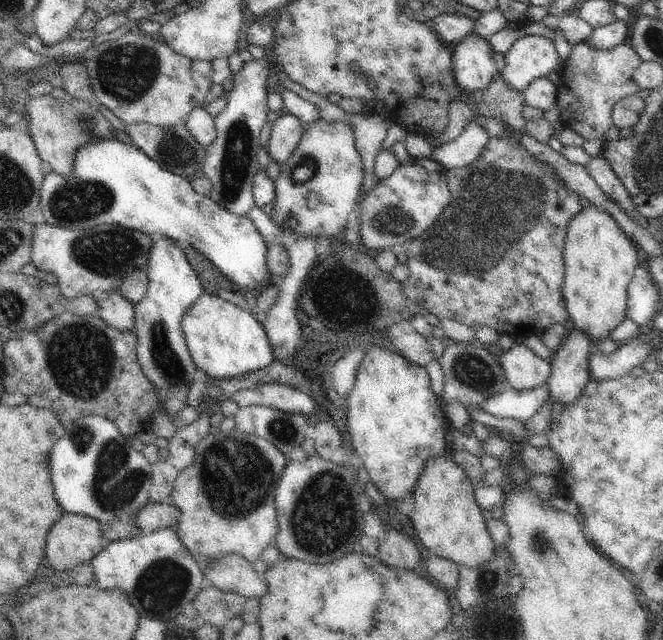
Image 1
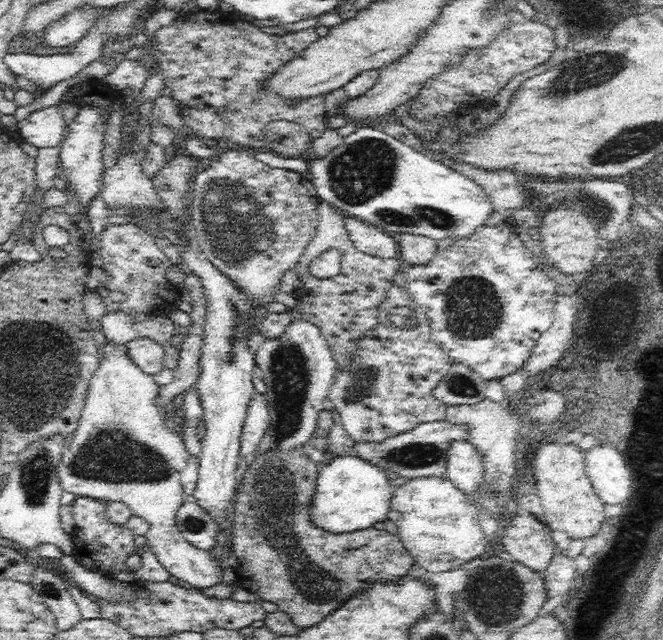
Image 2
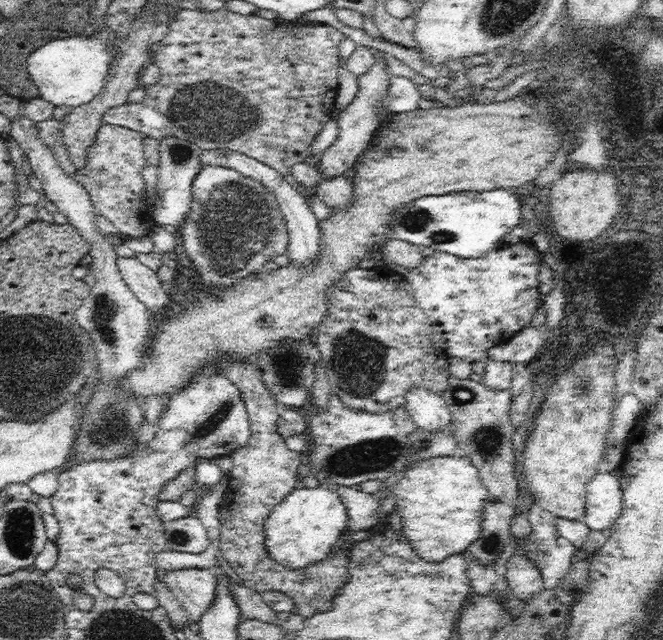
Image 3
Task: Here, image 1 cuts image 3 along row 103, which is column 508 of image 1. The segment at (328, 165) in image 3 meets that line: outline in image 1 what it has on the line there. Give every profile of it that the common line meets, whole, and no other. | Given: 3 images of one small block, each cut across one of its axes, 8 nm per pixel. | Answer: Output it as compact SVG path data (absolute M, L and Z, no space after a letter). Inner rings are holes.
M516 343L500 358L506 380L514 390L536 388L545 384L551 373L551 359L534 354L524 343Z

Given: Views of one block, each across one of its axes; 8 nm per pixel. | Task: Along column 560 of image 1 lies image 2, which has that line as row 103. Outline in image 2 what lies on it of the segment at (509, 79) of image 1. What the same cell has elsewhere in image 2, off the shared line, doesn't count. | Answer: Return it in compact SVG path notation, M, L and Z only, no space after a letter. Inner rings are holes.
M63 96L57 105L40 108L19 122L21 141L38 148L60 146L66 136L66 127L60 105L70 101Z

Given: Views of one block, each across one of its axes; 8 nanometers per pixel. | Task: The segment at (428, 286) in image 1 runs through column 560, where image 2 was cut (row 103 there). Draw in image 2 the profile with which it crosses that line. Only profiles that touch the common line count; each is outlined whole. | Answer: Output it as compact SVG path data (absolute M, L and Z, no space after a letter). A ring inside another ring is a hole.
M196 8L190 12L180 12L174 23L159 28L154 33L158 44L152 48L152 69L166 75L166 87L172 88L170 97L176 99L180 107L180 117L184 121L187 135L199 139L228 139L229 143L240 144L249 148L261 148L265 145L264 128L273 120L287 120L305 126L313 140L320 137L327 127L328 115L324 106L325 95L312 96L301 100L281 98L263 86L281 66L290 62L295 54L307 49L323 34L316 27L309 27L295 32L282 32L263 29L250 20L245 20L237 12L226 13L221 10L208 11Z

